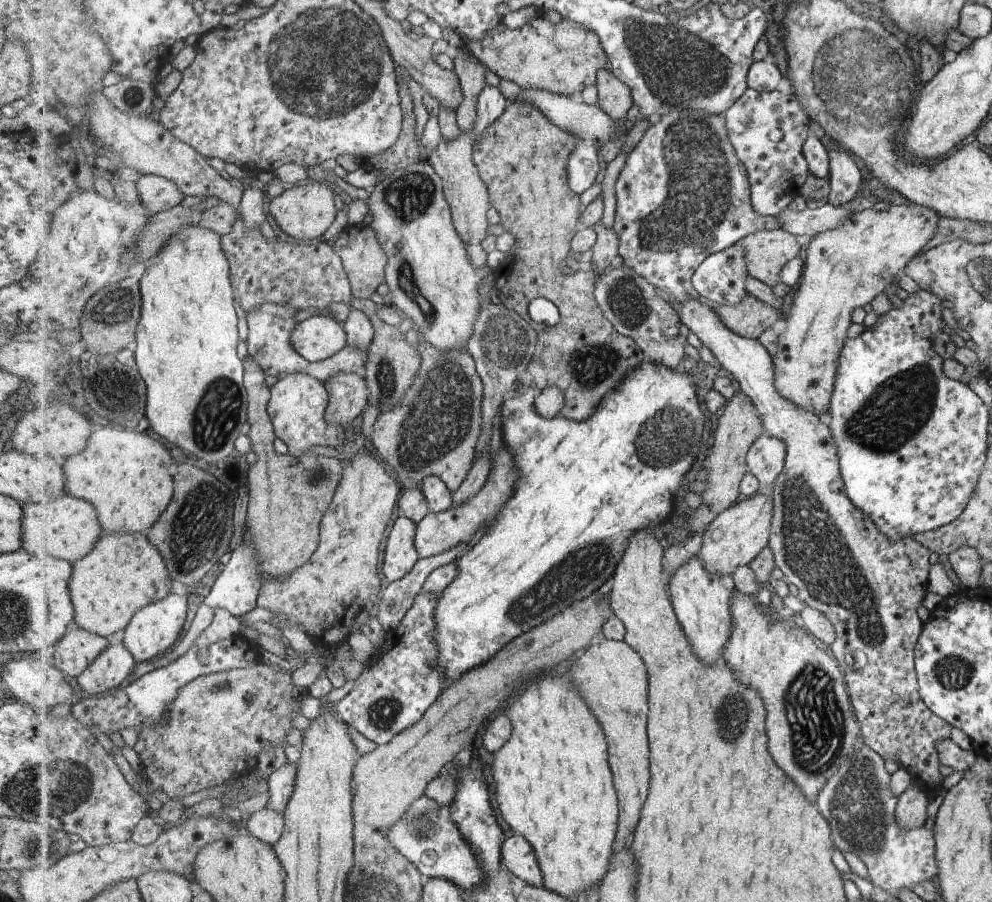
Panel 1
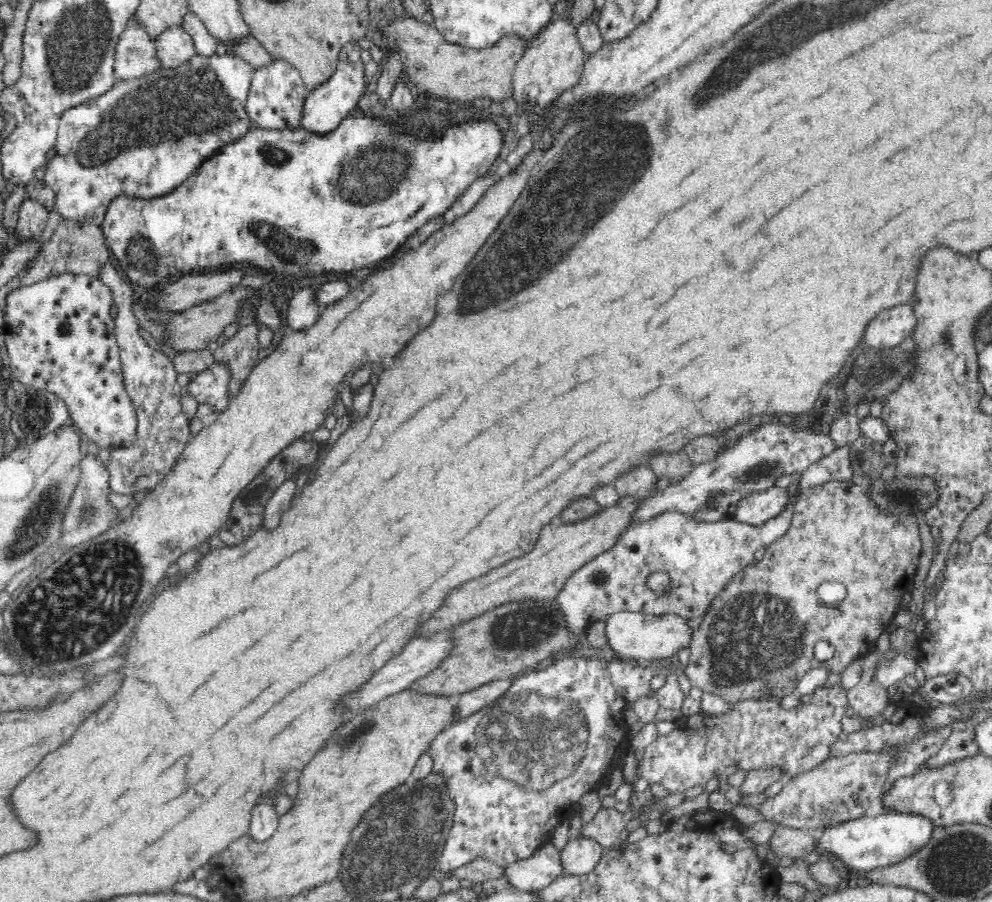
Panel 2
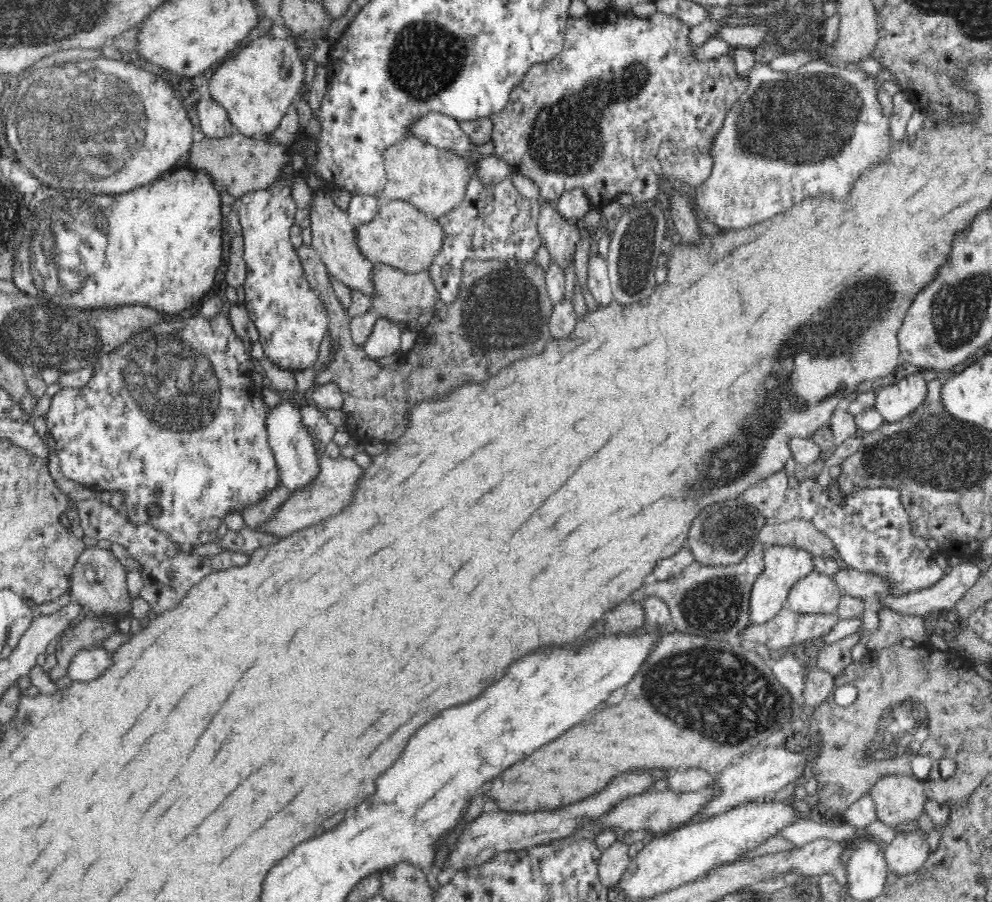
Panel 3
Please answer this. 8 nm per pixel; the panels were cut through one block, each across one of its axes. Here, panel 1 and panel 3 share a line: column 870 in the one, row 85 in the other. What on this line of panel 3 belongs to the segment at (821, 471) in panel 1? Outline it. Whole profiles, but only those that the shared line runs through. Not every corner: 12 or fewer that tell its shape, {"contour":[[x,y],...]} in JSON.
{"contour":[[656,11],[568,16],[489,114],[555,204],[697,187],[748,77]]}

